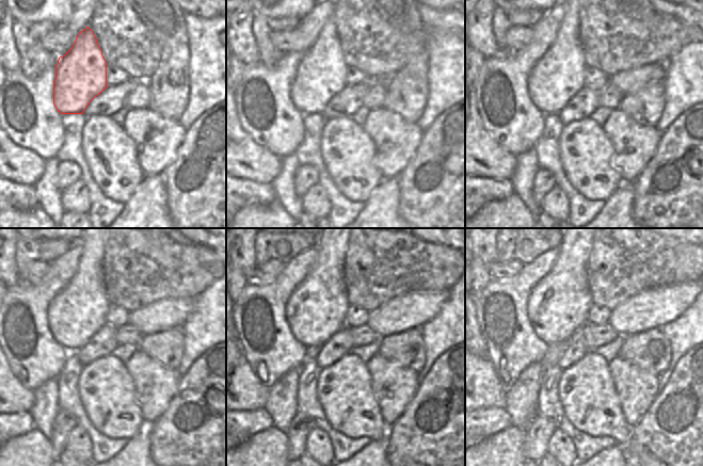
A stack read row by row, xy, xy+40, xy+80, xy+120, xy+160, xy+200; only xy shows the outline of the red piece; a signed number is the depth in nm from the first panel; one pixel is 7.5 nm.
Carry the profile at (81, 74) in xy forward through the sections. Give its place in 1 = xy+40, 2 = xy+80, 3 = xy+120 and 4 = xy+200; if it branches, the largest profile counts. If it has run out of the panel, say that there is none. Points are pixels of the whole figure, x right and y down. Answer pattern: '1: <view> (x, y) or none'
1: xy+40 (321, 74)
2: xy+80 (559, 75)
3: xy+120 (79, 310)
4: xy+200 (557, 307)

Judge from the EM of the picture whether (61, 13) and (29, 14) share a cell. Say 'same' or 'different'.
same

